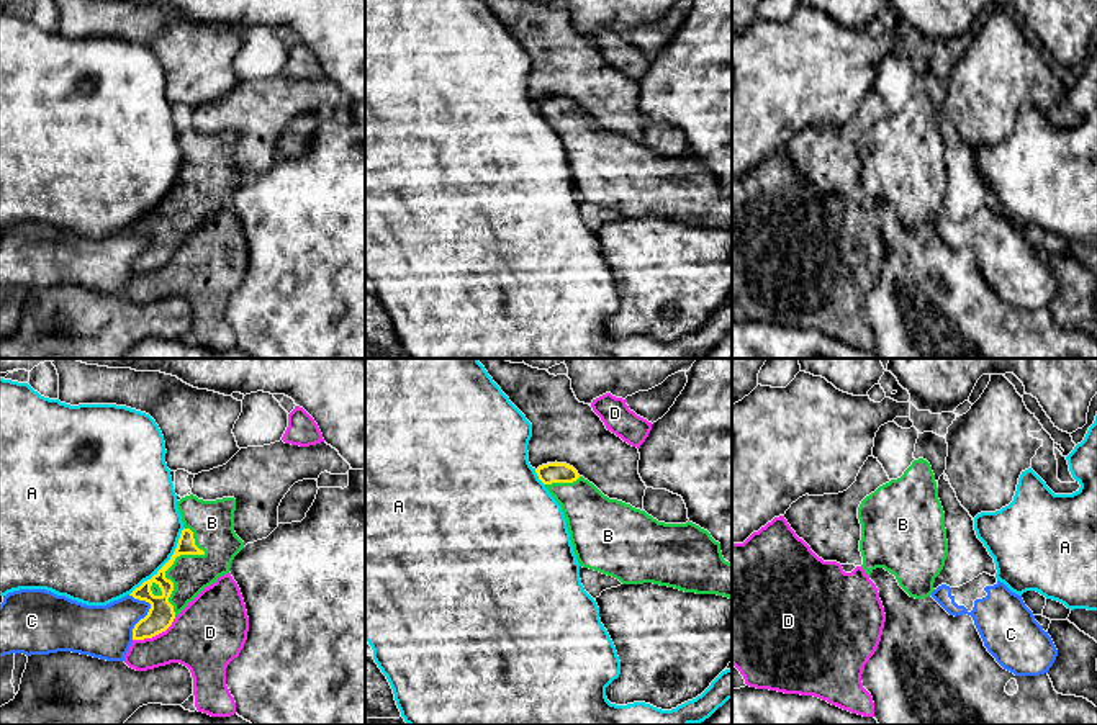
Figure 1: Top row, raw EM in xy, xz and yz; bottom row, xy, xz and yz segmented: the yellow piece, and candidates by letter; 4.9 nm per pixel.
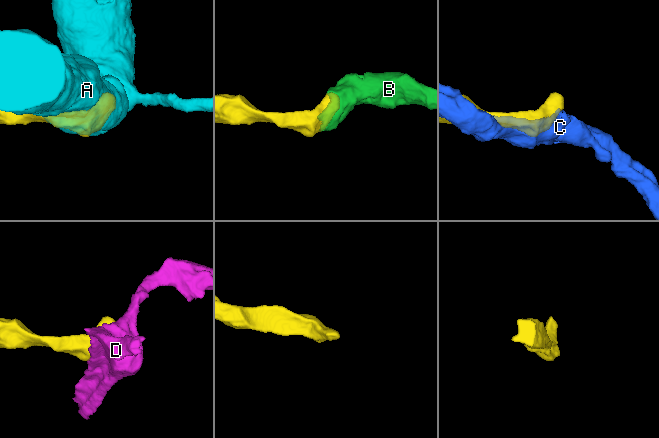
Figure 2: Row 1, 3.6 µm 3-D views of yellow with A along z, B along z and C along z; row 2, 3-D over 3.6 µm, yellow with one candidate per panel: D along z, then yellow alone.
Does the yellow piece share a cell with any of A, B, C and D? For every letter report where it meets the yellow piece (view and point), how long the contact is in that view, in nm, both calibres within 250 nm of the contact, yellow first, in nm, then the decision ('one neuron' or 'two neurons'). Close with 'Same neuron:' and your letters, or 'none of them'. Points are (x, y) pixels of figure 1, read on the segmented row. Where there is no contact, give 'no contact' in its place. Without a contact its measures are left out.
A: meets yellow in xy at (166, 563); contact 420 nm long; 130 nm thick on the yellow side, 500 nm on the other; two neurons
B: meets yellow in xy at (174, 560); contact 440 nm long; 110 nm thick on the yellow side, 200 nm on the other; one neuron
C: meets yellow in xy at (149, 611); contact 220 nm long; 130 nm thick on the yellow side, 260 nm on the other; two neurons
D: meets yellow in xy at (154, 635); contact 240 nm long; 130 nm thick on the yellow side, 340 nm on the other; two neurons
Same neuron: B

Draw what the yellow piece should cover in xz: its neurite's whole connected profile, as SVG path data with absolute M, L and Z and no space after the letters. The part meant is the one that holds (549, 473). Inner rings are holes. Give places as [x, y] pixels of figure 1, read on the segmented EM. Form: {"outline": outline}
{"outline": "M547 463L535 473L562 506L580 566L612 576L622 584L653 583L684 592L732 599L732 561L724 560L720 543L707 530L689 520L686 524L658 522L645 511L609 499L567 463Z"}

